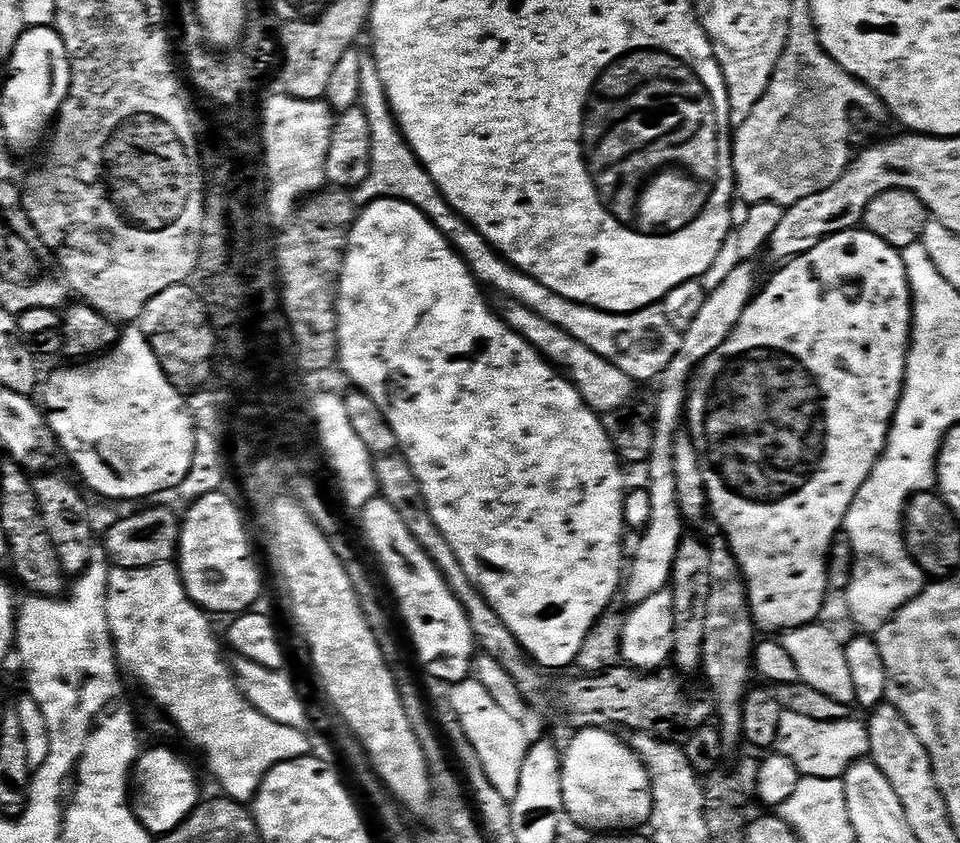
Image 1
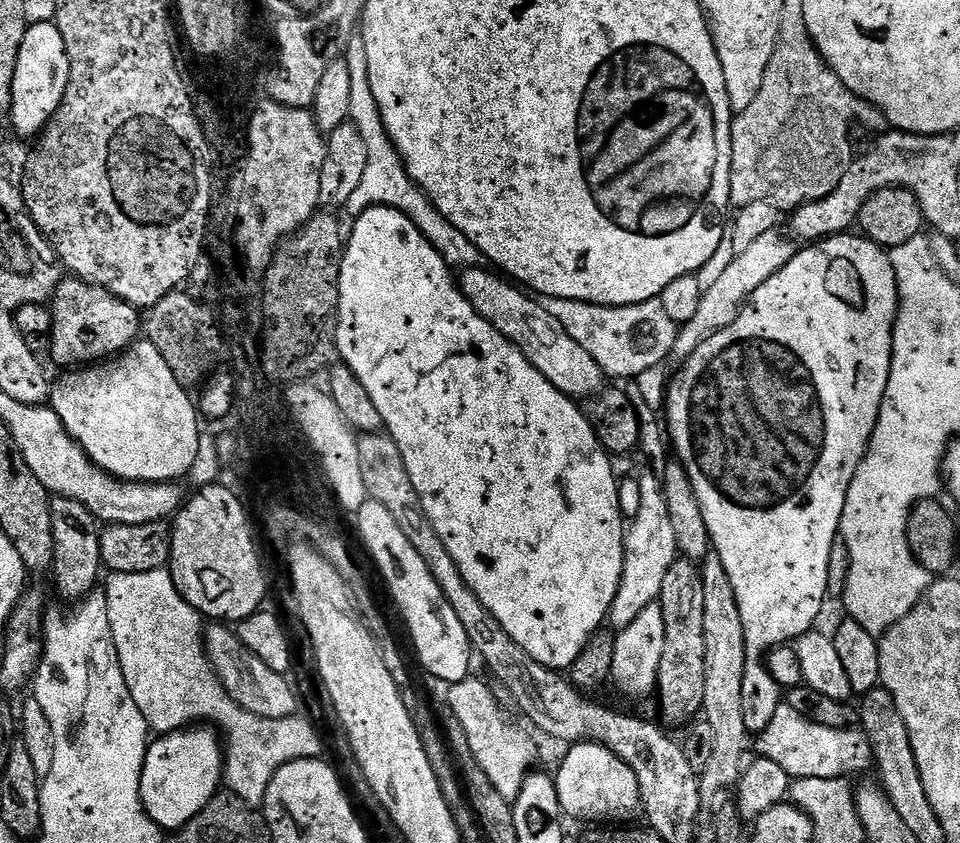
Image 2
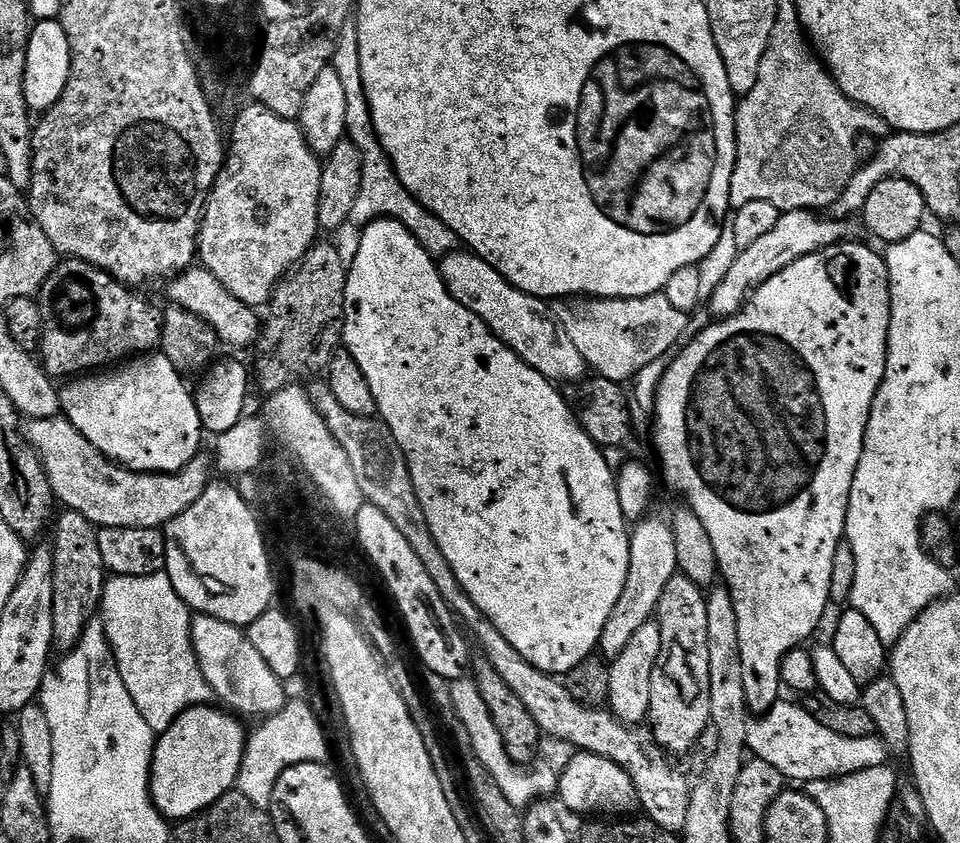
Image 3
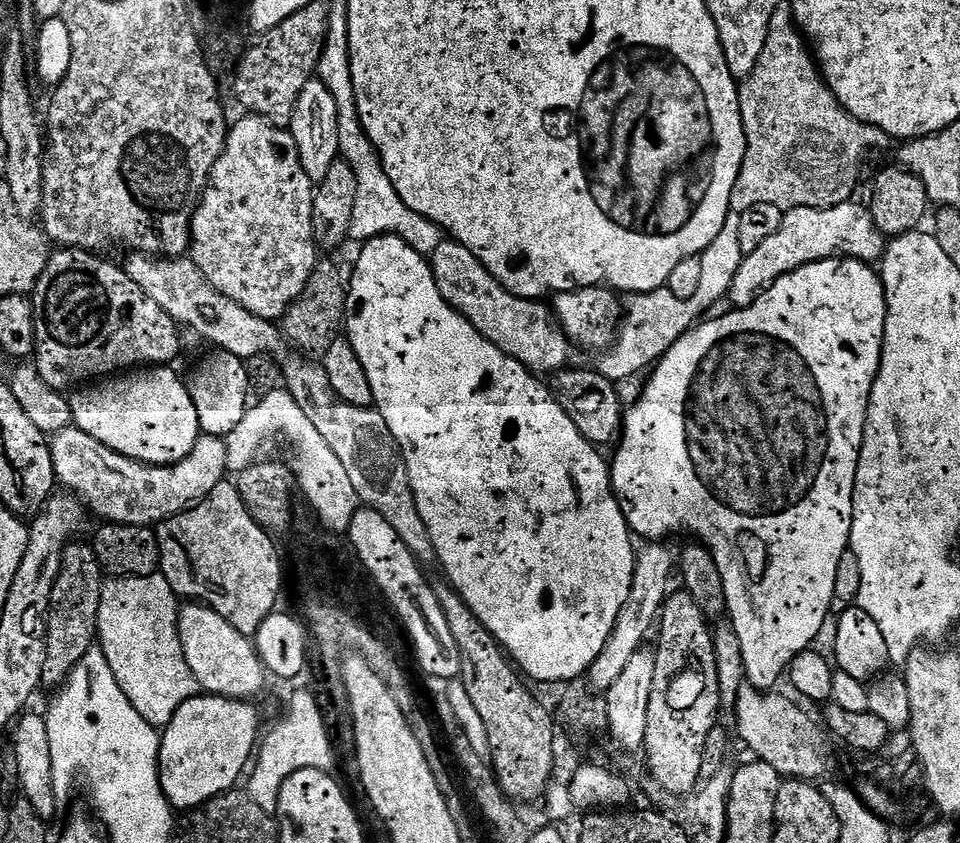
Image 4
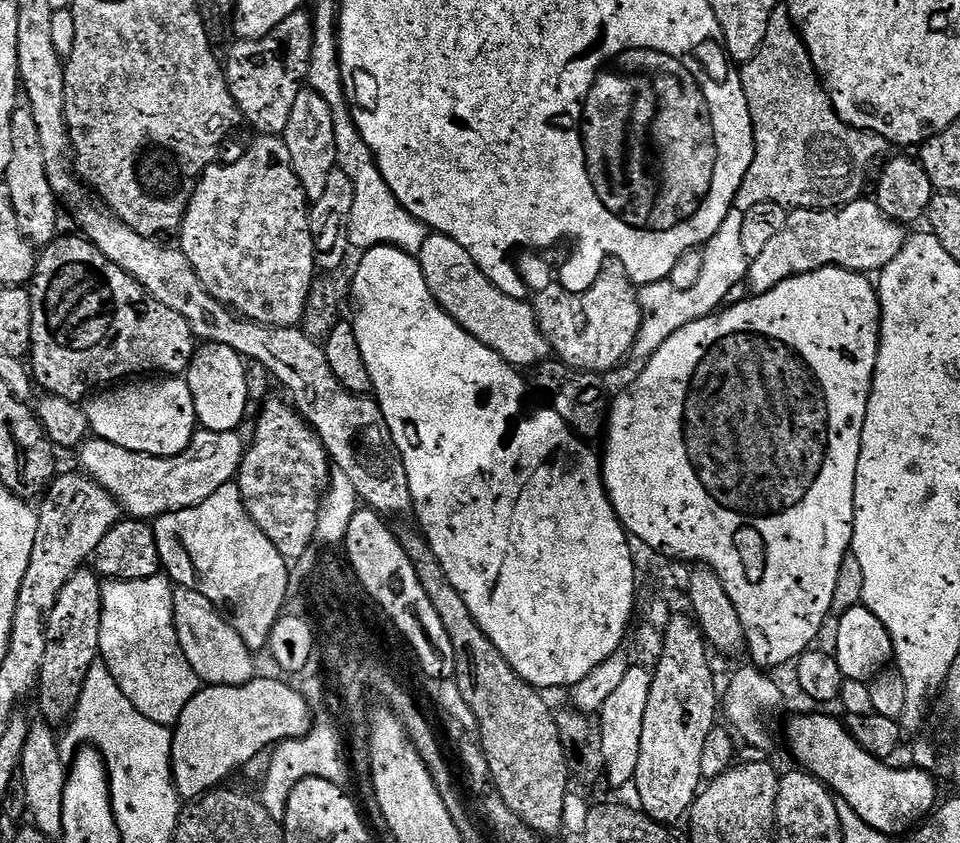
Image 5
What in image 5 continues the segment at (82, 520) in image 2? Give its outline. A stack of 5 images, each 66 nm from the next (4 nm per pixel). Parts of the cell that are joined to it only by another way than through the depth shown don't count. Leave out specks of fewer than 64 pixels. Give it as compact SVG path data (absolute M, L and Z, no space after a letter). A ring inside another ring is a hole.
M80 567L62 586L54 606L48 609L47 620L44 623L45 653L42 654L40 675L34 688L34 695L36 694L40 699L40 712L44 715L41 717L52 726L58 726L60 723L63 725L76 711L76 702L82 692L86 674L90 670L90 666L97 663L100 651L100 623L102 622L101 587L101 577L97 576L91 567Z

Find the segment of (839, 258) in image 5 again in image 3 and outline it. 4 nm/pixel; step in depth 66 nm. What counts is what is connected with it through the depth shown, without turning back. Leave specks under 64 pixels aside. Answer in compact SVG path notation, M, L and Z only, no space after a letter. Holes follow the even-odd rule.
M812 210L802 212L785 212L778 218L778 226L774 226L774 230L769 230L765 236L758 238L758 242L753 242L751 246L740 249L738 258L734 262L734 266L730 266L726 278L722 278L722 282L718 282L718 286L714 290L714 294L710 298L712 304L713 317L727 318L736 312L739 312L748 302L750 293L759 288L761 284L766 283L770 278L774 278L774 274L778 274L782 270L786 270L786 266L790 266L798 258L806 258L815 252L821 252L823 248L829 248L841 242L848 242L853 239L852 228L847 219L844 218L827 218L823 220L823 215L817 214Z

